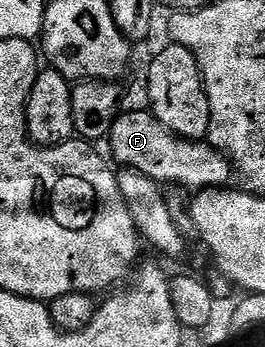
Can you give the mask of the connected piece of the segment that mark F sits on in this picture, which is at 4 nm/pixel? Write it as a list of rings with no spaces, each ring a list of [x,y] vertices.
[[[148,110],[122,111],[112,128],[108,129],[107,136],[109,148],[113,151],[112,159],[117,159],[122,169],[147,174],[147,178],[156,180],[162,186],[180,186],[190,190],[223,188],[235,176],[232,164],[218,148],[208,142],[177,136]]]

